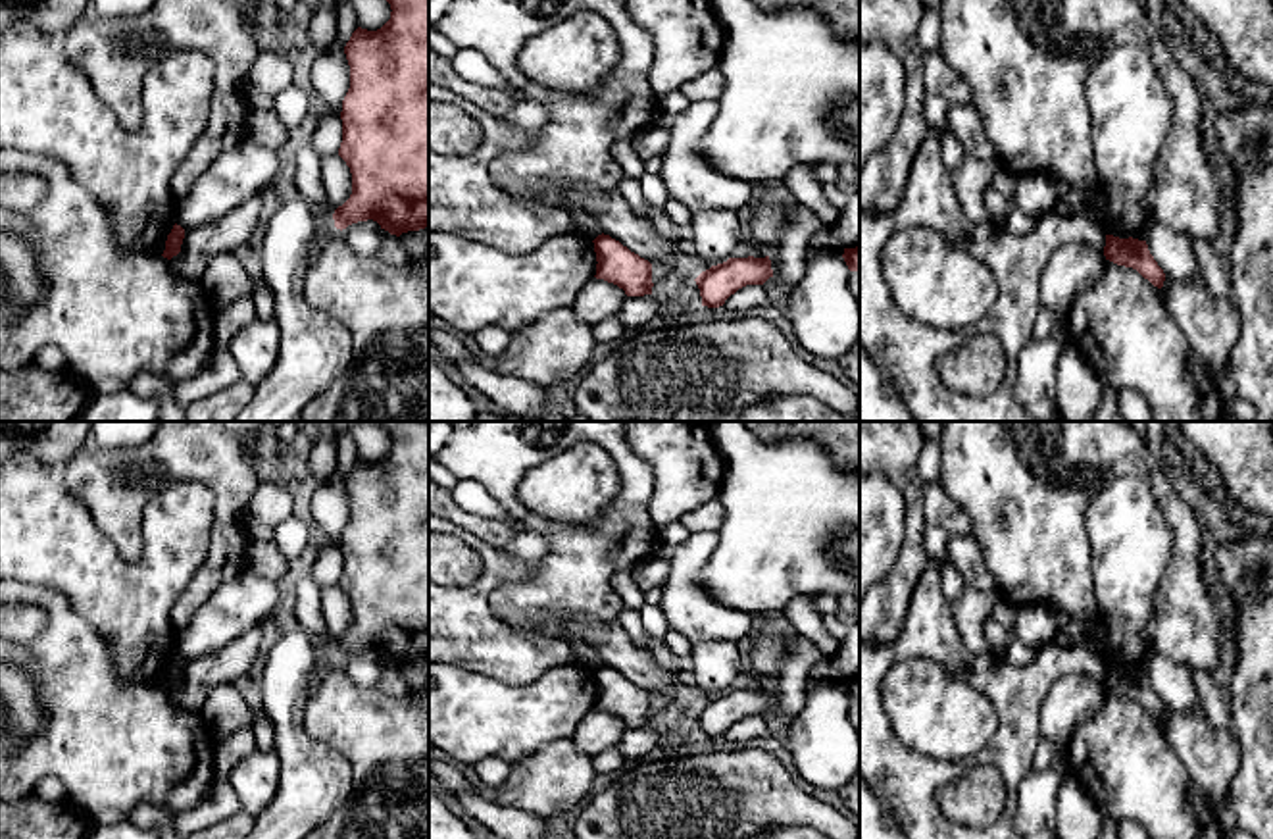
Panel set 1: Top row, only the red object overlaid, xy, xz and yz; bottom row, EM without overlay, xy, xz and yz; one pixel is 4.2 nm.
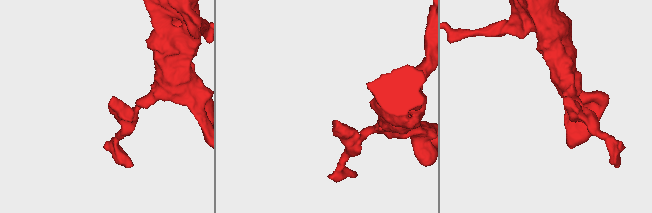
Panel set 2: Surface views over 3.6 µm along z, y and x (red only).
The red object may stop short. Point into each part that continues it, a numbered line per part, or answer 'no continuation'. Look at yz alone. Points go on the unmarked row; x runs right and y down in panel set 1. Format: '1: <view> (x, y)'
no continuation

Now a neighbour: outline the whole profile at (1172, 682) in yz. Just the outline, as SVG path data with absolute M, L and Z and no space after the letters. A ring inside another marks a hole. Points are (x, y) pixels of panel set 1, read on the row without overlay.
M1152 648L1146 656L1144 672L1150 685L1163 700L1165 710L1194 710L1200 706L1200 697L1188 668L1161 656L1156 648Z

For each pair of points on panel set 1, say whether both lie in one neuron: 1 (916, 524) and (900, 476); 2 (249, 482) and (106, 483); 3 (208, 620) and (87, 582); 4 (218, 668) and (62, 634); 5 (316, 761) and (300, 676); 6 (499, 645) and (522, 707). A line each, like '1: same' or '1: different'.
1: same
2: same
3: different
4: different
5: same
6: different

